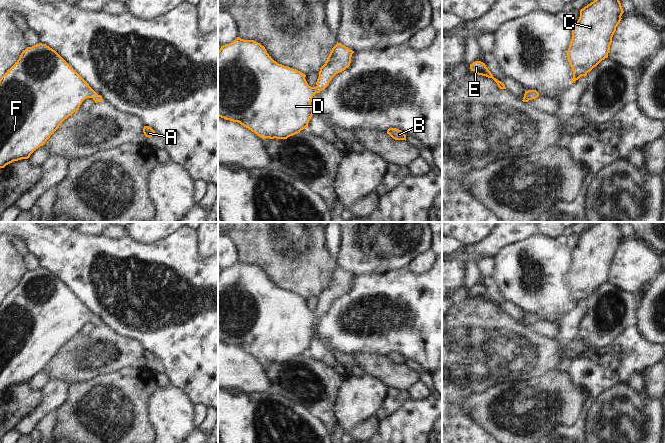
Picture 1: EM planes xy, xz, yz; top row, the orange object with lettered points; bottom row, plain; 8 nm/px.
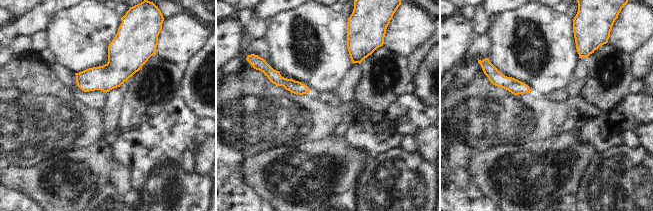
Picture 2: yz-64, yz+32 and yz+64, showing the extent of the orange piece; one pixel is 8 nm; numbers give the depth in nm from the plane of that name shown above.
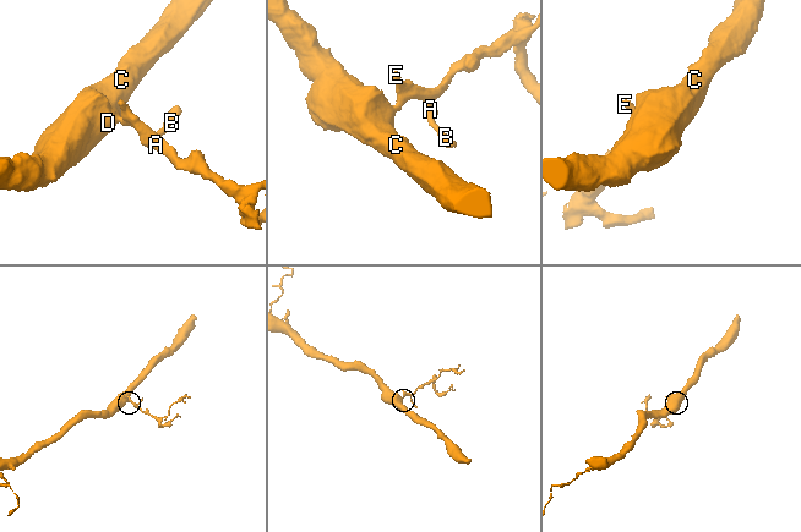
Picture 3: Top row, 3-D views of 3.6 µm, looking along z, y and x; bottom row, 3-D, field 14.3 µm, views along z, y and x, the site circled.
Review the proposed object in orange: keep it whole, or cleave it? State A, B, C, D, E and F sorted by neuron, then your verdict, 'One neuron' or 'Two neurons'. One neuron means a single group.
Groups: A B C D E F. One neuron

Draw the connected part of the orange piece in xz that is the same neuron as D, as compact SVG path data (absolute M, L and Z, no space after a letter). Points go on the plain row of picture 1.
M237 261L236 264L221 270L218 274L218 340L240 347L263 363L287 363L307 352L315 336L311 329L313 320L324 314L336 298L350 290L353 277L354 275L337 266L327 285L320 292L317 310L311 311L305 303L305 298L274 285L260 267Z

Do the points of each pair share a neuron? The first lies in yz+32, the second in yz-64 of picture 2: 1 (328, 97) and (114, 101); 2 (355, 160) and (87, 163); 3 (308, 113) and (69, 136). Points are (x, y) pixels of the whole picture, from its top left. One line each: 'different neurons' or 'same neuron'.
1: different neurons
2: same neuron
3: same neuron

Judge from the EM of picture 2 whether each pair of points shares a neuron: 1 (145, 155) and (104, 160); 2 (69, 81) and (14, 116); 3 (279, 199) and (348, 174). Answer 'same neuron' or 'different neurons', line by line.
1: different neurons
2: different neurons
3: same neuron

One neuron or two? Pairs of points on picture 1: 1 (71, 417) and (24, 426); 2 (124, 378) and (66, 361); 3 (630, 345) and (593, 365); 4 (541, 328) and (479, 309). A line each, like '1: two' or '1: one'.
1: two
2: two
3: one
4: two

